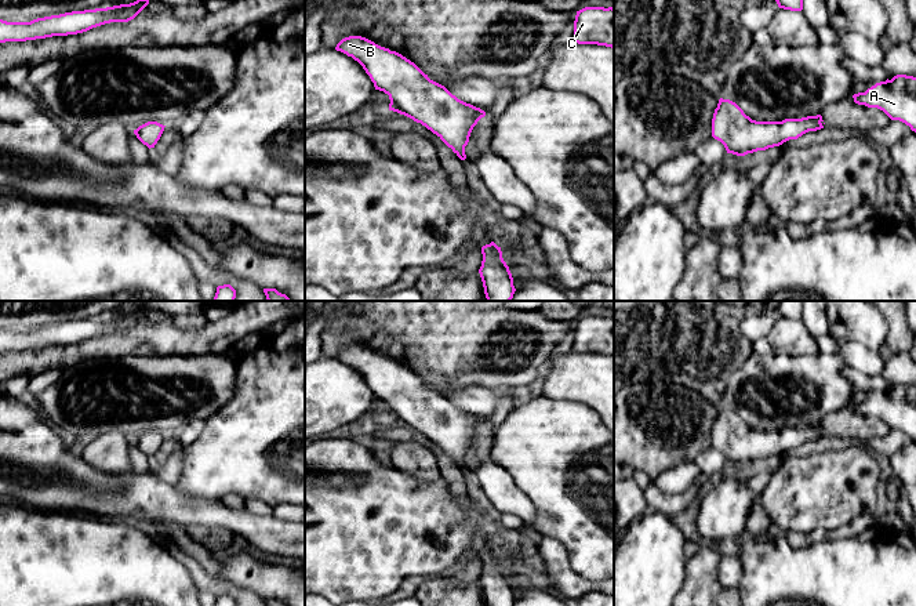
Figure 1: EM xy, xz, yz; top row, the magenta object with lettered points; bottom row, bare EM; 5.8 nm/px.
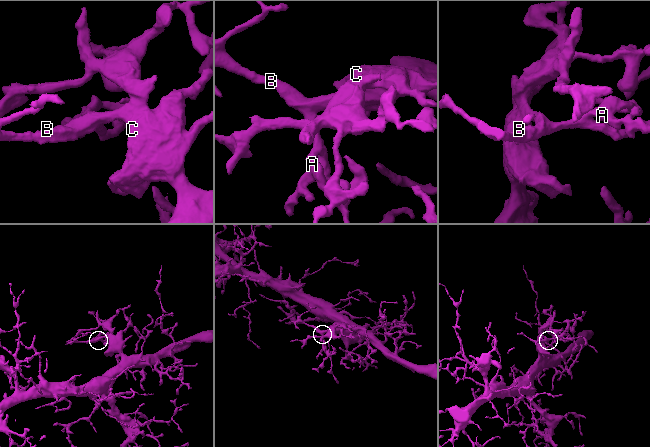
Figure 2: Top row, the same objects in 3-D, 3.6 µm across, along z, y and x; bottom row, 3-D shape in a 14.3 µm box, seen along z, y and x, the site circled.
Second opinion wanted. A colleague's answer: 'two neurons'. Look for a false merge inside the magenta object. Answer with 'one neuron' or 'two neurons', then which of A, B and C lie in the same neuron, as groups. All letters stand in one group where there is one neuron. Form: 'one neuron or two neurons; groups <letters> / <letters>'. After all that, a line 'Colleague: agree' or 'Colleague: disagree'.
one neuron; groups A B C
Colleague: disagree

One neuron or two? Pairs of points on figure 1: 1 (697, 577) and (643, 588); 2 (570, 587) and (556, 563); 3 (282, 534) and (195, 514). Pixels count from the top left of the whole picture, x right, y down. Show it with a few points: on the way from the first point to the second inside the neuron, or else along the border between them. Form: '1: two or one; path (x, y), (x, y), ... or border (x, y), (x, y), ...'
1: two; border (687, 559), (683, 585), (678, 591)
2: one; path (566, 581), (556, 569)
3: one; path (260, 533), (239, 521), (217, 515)

